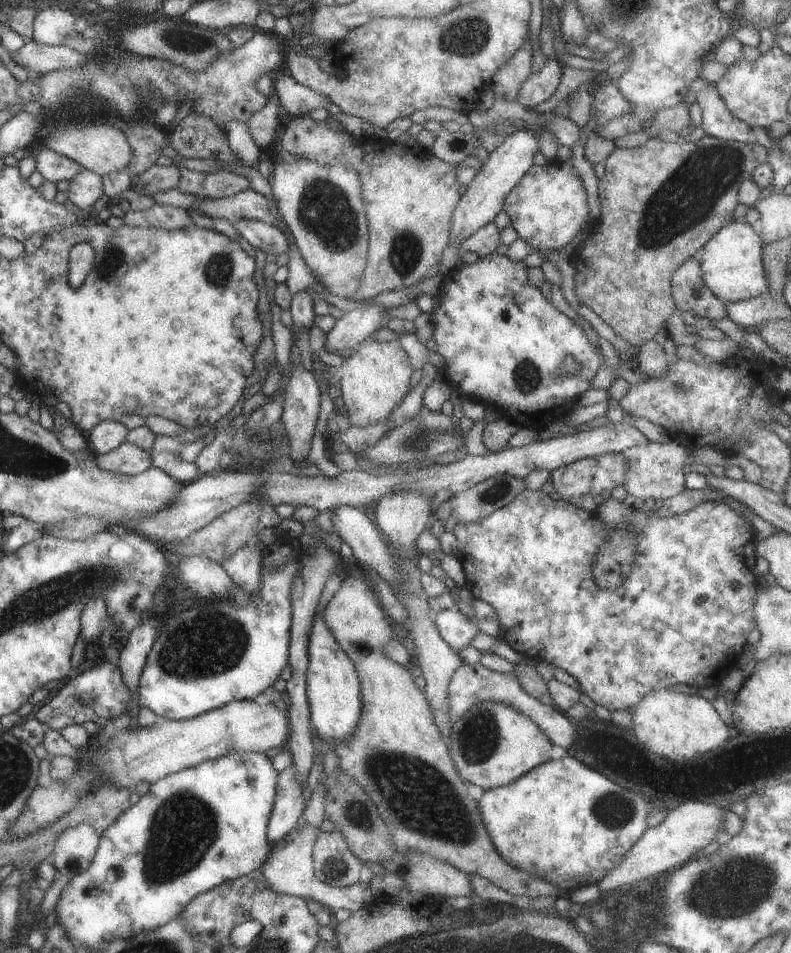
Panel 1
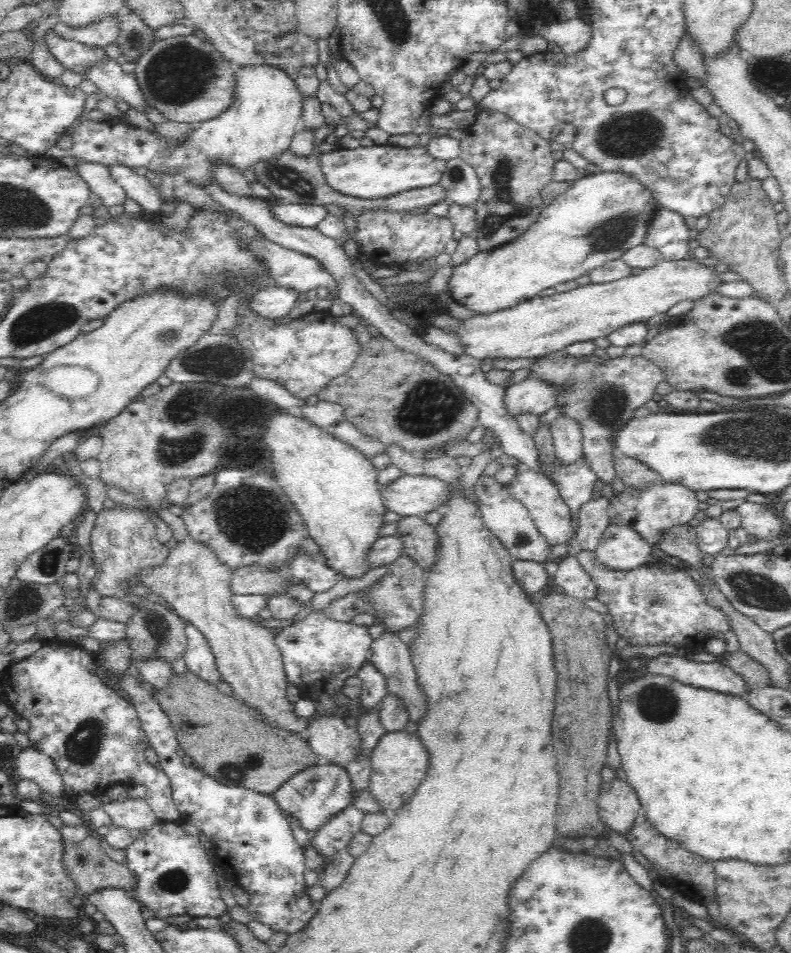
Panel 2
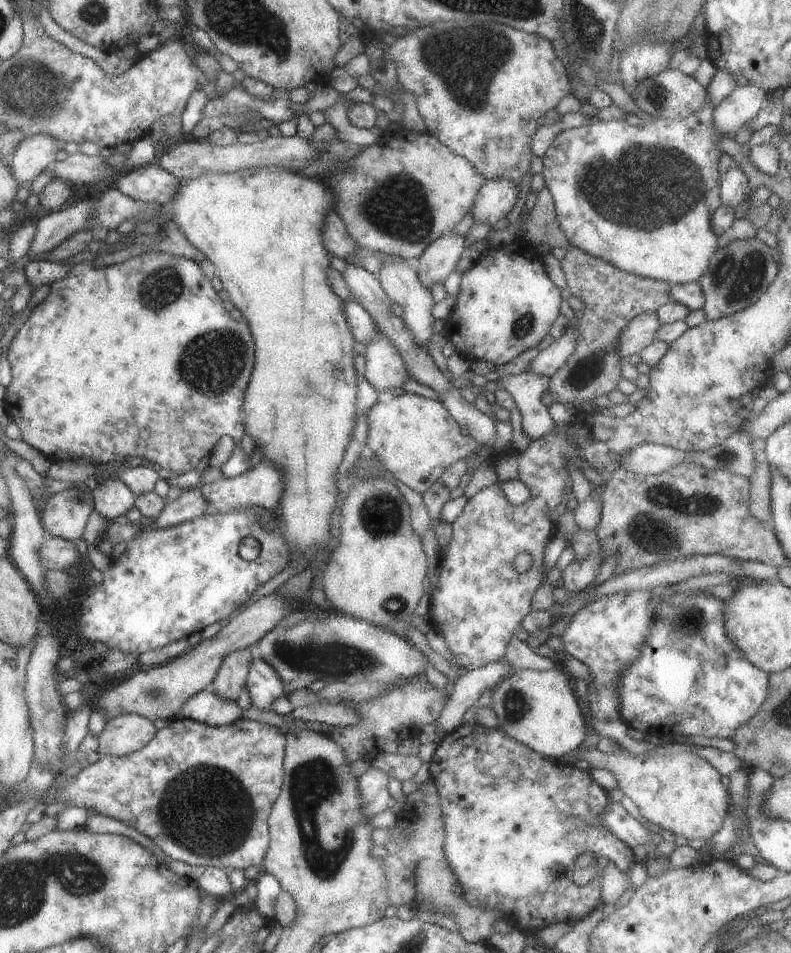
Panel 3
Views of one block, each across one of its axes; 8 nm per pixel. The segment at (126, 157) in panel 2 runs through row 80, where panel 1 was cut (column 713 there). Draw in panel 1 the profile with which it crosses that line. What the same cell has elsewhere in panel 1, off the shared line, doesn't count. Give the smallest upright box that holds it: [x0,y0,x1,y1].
[700,219,768,304]

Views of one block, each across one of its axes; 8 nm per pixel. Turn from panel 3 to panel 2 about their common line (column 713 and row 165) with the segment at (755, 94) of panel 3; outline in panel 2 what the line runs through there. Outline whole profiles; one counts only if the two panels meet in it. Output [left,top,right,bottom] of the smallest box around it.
[108,164,166,214]

